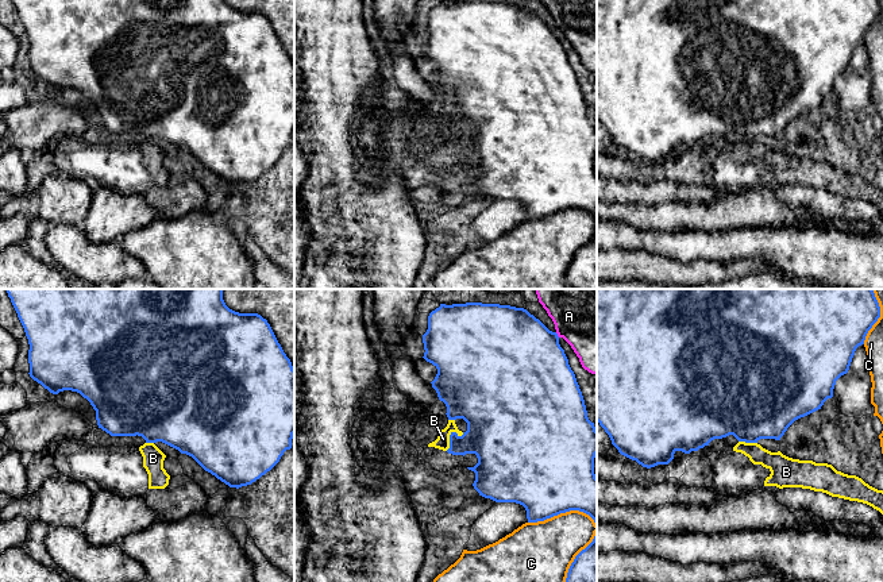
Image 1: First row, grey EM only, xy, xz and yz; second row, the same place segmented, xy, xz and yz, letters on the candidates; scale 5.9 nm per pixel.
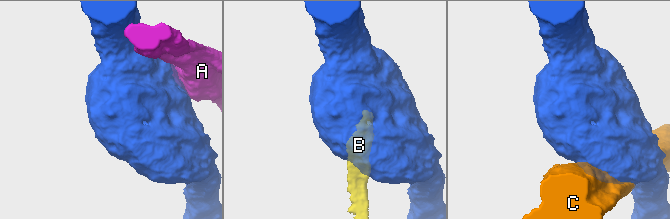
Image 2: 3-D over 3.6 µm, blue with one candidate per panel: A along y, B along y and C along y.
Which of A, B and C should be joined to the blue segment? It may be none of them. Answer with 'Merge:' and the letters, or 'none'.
Merge: none

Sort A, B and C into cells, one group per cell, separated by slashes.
A / B / C

